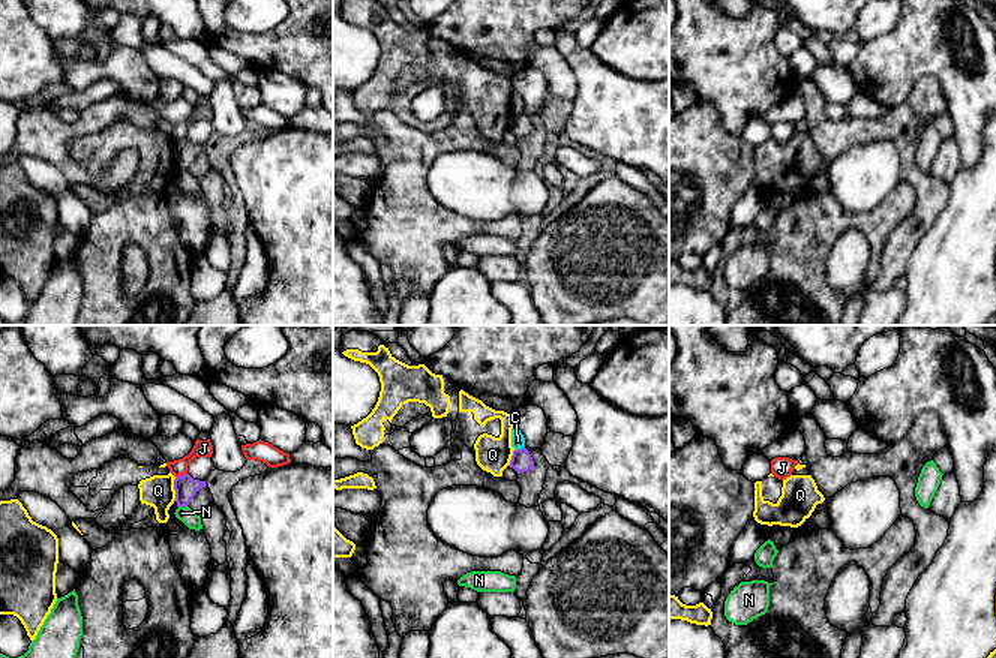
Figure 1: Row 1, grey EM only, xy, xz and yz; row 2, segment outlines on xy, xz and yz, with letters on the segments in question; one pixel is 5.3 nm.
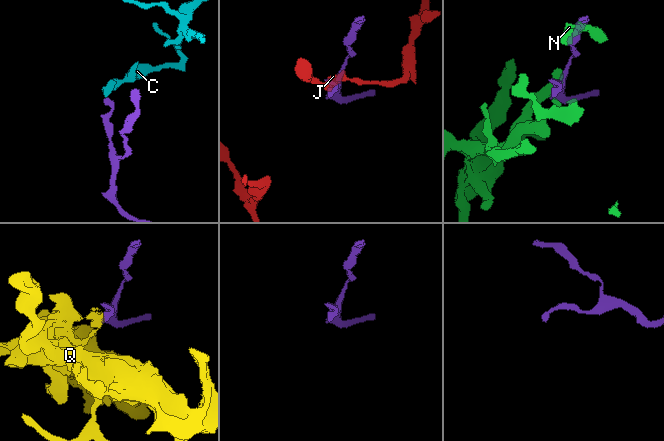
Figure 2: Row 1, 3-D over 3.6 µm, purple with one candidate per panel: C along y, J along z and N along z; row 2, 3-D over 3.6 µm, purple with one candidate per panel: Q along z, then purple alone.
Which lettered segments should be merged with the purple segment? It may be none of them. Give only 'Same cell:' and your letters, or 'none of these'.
Same cell: none of these

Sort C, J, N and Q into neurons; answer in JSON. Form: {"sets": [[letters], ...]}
{"sets": [["C"], ["J"], ["N"], ["Q"]]}

